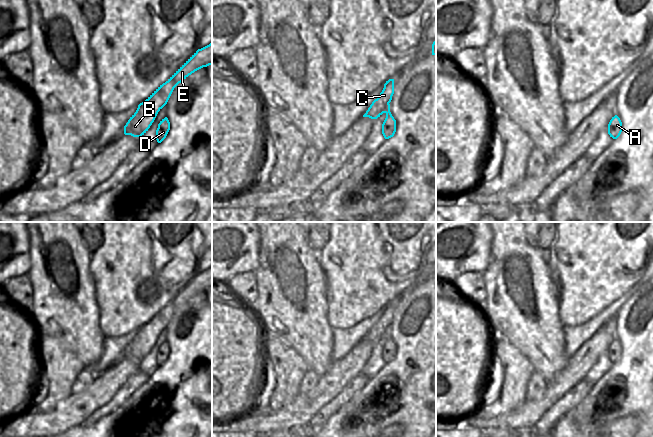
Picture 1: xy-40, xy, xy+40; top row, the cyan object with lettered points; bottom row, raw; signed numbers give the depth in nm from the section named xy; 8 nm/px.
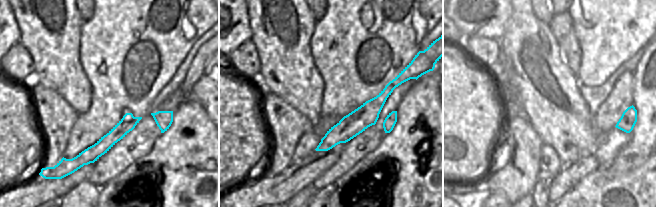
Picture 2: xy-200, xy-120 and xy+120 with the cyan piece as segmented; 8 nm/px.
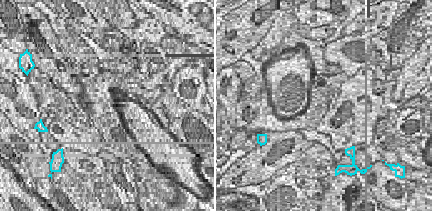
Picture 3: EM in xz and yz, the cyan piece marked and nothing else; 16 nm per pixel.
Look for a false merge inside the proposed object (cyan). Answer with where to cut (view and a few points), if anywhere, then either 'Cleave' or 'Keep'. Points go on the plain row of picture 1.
Split along xy (388, 327), (385, 336). Cleave

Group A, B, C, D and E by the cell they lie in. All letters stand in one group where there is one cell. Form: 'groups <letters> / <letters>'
groups A D / B C E

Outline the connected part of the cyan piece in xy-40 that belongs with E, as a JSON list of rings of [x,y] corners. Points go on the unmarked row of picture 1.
[[[212,267],[198,273],[165,307],[138,329],[124,350],[124,358],[133,361],[144,359],[158,336],[167,328],[174,312],[195,295],[209,289],[212,289]]]

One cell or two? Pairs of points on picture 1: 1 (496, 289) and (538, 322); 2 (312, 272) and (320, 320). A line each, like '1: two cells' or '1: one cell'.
1: one cell
2: one cell

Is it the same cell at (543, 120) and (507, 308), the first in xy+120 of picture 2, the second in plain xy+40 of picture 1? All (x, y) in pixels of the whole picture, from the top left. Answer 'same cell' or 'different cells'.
same cell

